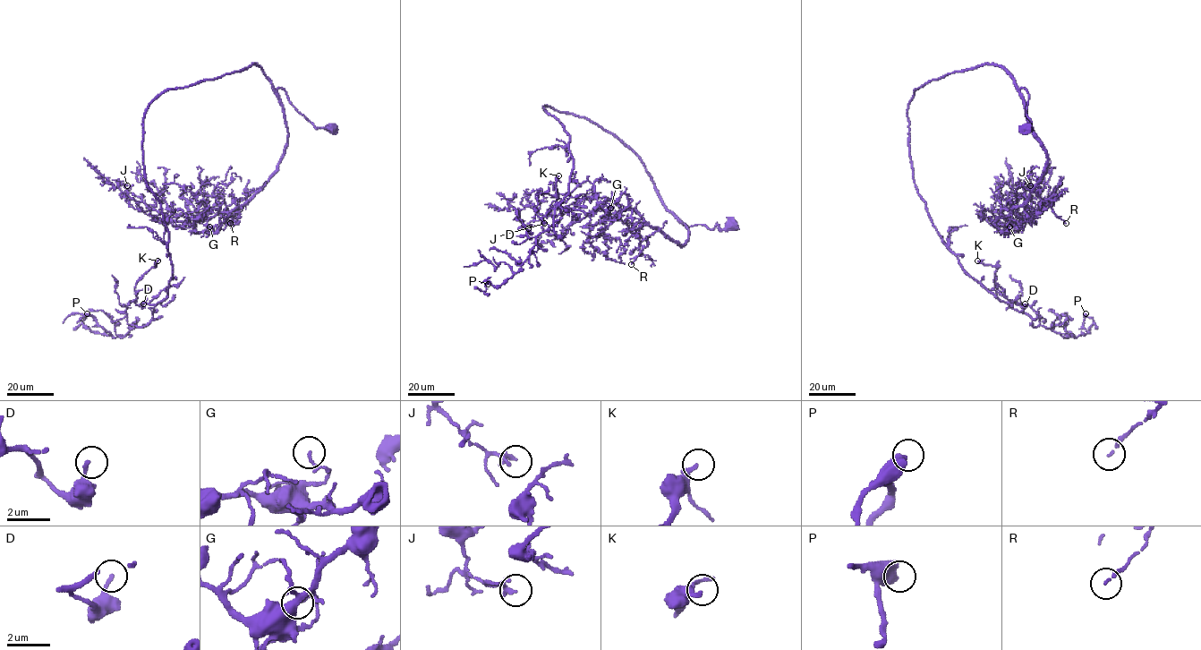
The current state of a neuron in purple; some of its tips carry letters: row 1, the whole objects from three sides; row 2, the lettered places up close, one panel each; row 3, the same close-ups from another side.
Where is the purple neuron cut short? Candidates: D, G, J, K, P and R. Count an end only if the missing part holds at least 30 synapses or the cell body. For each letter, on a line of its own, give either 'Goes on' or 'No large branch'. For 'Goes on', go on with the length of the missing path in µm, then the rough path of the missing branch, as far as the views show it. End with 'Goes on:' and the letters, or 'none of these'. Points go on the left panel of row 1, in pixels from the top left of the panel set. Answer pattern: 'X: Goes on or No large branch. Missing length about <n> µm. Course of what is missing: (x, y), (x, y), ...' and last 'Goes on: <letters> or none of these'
D: No large branch
G: No large branch
J: No large branch
K: No large branch
P: No large branch
R: No large branch
Goes on: none of these

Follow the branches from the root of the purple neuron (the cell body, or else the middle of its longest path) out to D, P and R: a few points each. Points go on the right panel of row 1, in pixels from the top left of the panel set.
D: (1026, 128), (1028, 92), (994, 64), (929, 81), (907, 109), (913, 178), (941, 242), (1000, 300), (1025, 303)
P: (1026, 128), (997, 65), (929, 81), (915, 184), (1034, 327), (1077, 337), (1086, 313)
R: (1026, 128), (1031, 128), (1028, 92), (1021, 88), (1030, 130), (1047, 158), (1045, 172), (1033, 190), (1066, 223)

